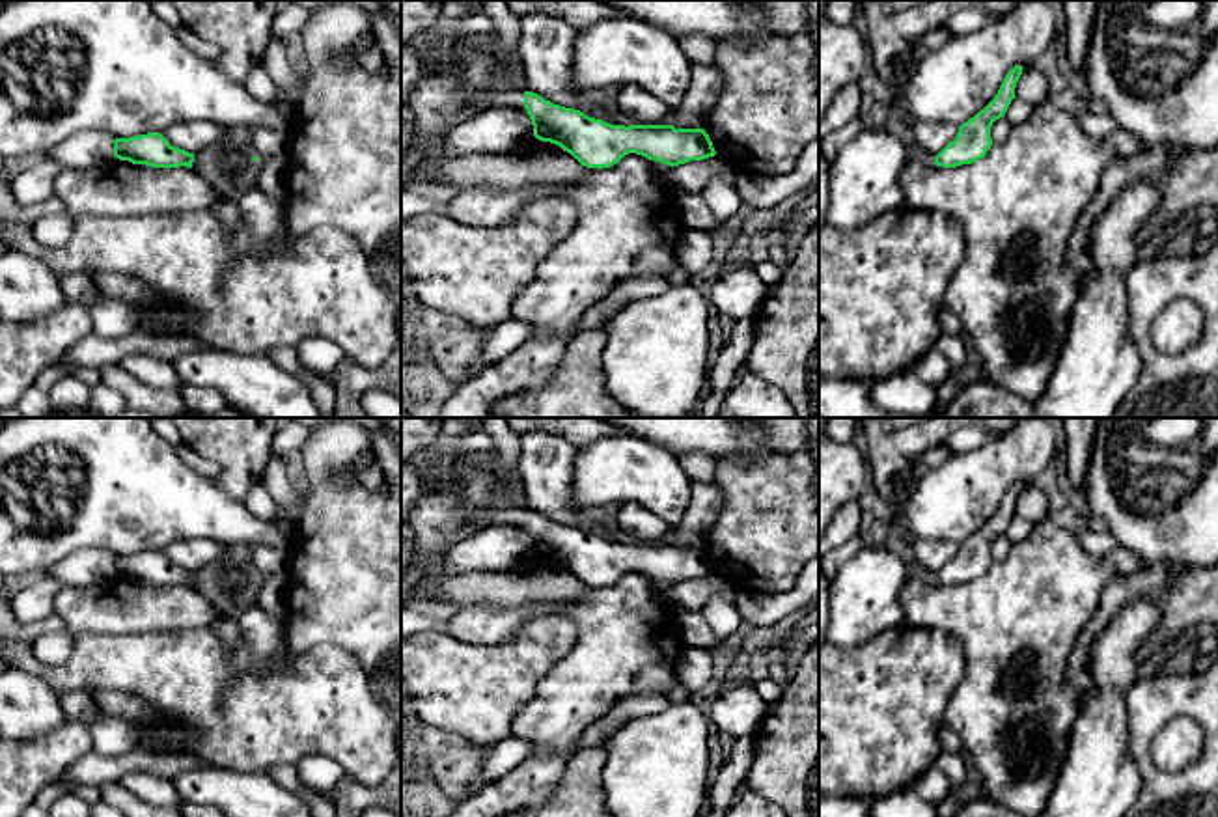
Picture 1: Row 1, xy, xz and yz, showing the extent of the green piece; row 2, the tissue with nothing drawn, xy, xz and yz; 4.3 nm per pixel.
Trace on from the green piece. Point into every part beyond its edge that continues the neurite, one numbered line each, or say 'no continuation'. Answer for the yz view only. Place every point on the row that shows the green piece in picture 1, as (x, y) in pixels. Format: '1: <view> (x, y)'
no continuation

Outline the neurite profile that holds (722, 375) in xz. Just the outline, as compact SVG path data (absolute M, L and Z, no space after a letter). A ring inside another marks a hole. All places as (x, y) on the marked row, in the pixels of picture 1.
M754 319L735 323L733 332L726 339L726 347L711 366L707 379L709 392L727 392L735 384L737 375L744 369L754 336Z

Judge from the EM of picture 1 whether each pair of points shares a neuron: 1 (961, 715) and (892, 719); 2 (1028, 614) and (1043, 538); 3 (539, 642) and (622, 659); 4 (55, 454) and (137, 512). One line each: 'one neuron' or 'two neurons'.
1: two neurons
2: one neuron
3: two neurons
4: one neuron

